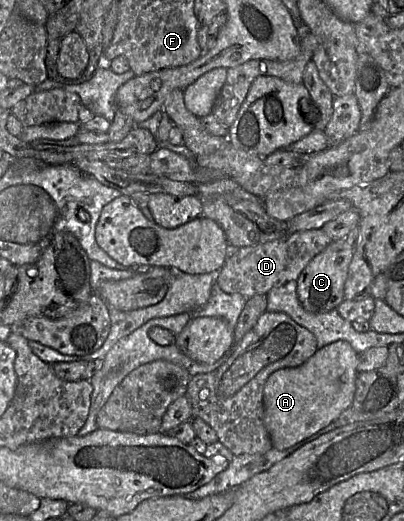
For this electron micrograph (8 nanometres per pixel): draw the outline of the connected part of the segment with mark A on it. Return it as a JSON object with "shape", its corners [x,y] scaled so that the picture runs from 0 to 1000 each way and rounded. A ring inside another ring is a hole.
{"shape":[[[851,653],[817,658],[745,702],[688,708],[653,739],[653,810],[673,856],[705,864],[780,833],[856,787],[881,752],[889,679]]]}

